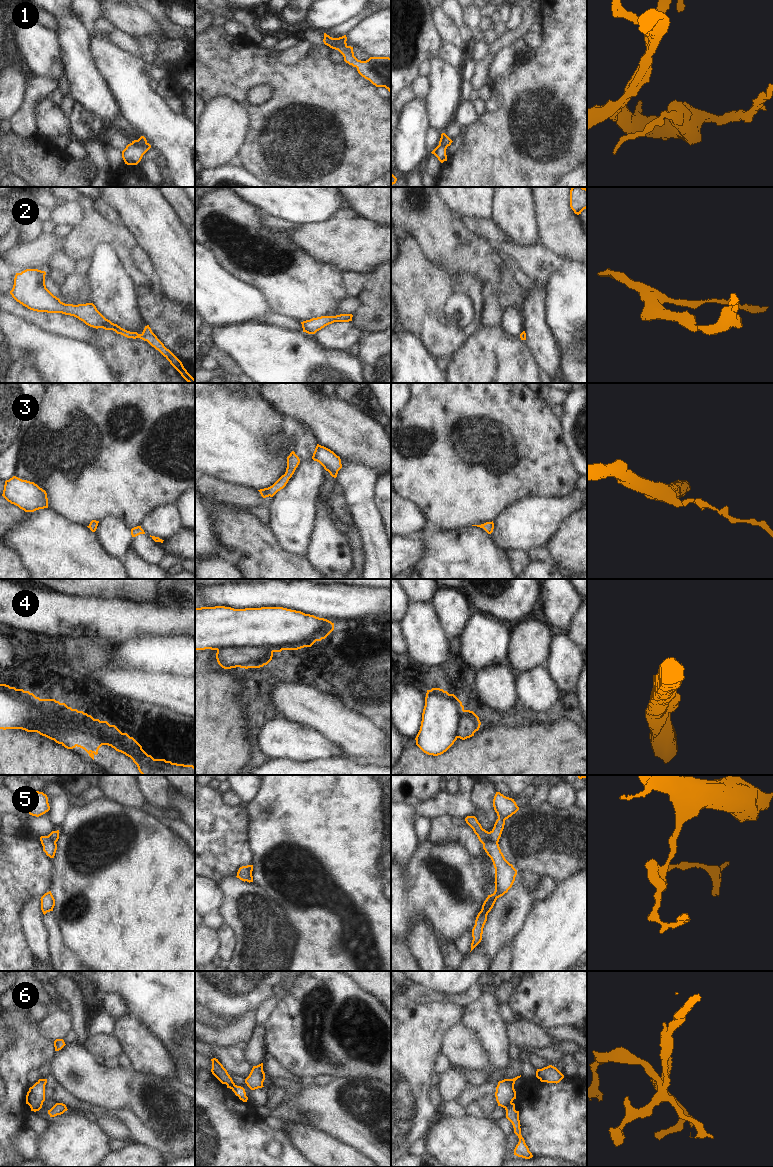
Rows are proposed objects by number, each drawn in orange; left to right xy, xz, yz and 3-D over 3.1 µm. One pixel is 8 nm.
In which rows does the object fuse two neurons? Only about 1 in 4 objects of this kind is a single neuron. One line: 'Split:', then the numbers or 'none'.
Split: 1, 4, 5, 6

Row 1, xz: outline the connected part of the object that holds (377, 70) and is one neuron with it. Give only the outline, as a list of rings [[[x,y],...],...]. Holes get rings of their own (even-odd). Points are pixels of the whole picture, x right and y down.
[[[346,42],[332,44],[329,47],[338,50],[343,55],[344,61],[356,67],[362,77],[376,87],[385,87],[391,94],[391,58],[370,57],[366,61],[361,61],[354,56],[353,47],[348,46]]]

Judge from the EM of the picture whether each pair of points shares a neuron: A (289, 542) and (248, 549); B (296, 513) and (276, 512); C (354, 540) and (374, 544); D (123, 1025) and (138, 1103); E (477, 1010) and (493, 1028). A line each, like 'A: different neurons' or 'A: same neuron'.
A: different neurons
B: same neuron
C: different neurons
D: different neurons
E: same neuron

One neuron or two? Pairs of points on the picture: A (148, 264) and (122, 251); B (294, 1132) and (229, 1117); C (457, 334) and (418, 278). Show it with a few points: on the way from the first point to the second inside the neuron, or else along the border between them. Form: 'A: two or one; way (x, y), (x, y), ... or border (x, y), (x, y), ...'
A: two; border (131, 250), (136, 266), (146, 276)
B: two; border (283, 1132), (298, 1151)
C: one; way (441, 325), (420, 304), (420, 294)

